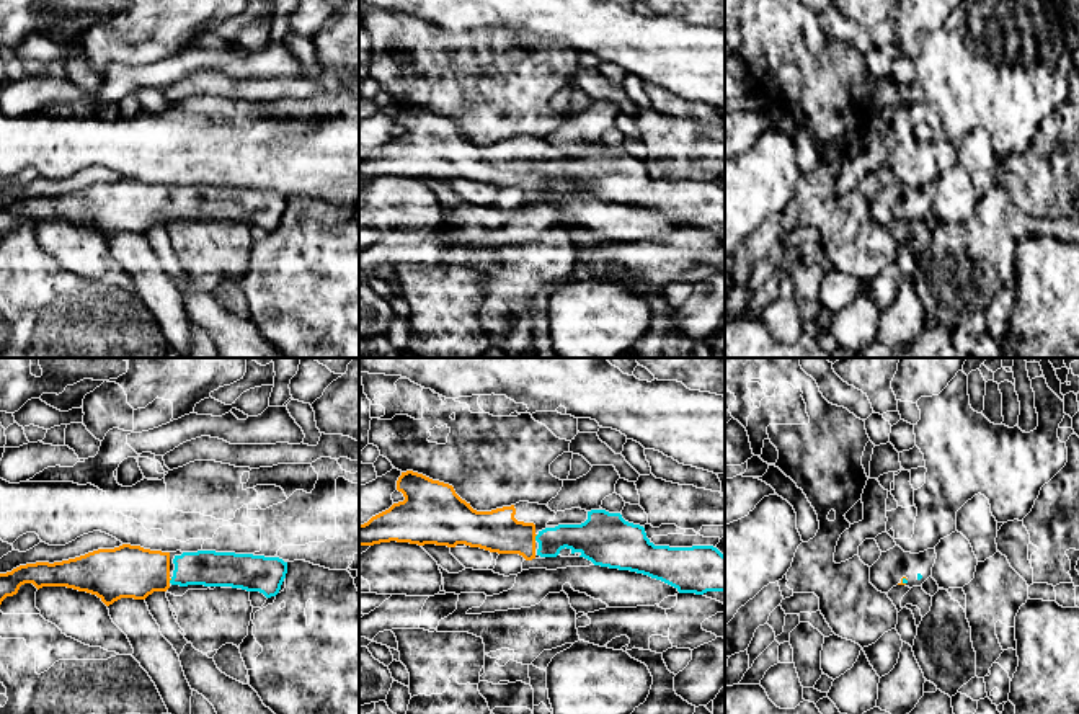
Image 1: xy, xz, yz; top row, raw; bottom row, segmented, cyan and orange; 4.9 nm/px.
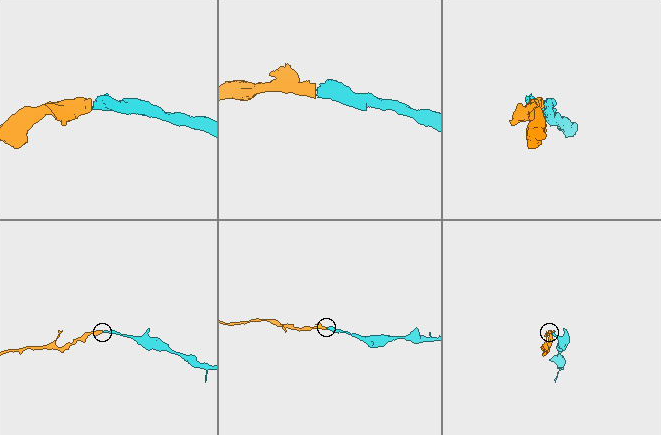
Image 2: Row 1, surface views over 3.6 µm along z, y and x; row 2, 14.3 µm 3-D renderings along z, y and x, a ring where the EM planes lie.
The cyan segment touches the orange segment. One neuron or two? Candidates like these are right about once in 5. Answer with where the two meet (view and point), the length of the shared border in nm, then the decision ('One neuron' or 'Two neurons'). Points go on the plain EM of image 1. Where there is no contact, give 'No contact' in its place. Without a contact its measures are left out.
Touches cyan at xz (536, 172). Shared border 40 nm. One neuron

